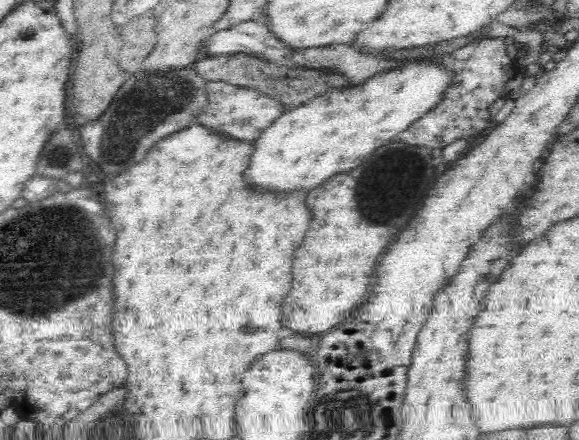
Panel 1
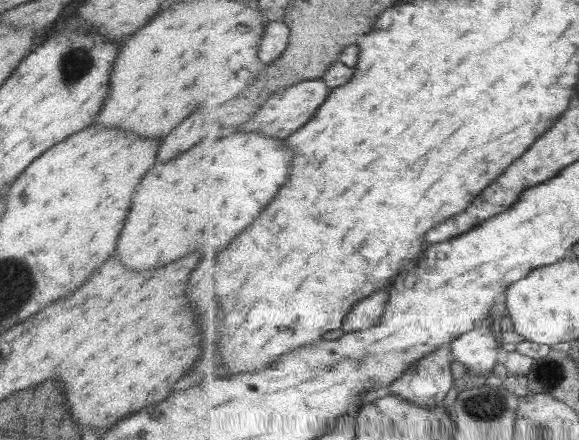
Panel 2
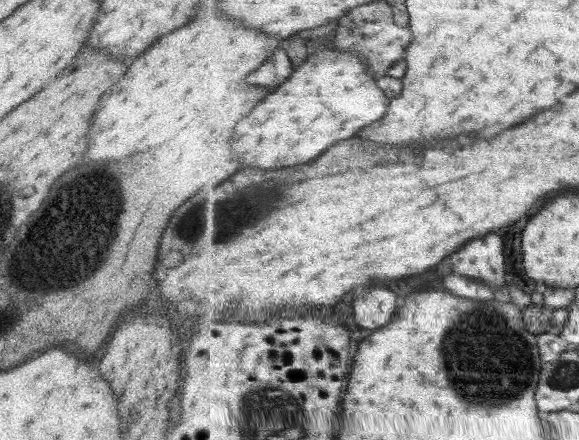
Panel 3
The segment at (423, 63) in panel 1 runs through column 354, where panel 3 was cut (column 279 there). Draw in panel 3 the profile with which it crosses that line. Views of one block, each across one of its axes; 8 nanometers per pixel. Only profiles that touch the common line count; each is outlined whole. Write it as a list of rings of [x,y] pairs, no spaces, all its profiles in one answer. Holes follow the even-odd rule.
[[[331,44],[323,48],[319,54],[313,54],[301,68],[294,69],[293,74],[279,86],[273,94],[269,94],[239,126],[237,126],[237,156],[245,166],[259,166],[263,170],[295,166],[301,162],[309,162],[320,157],[325,151],[337,144],[339,140],[347,140],[379,122],[390,104],[388,94],[378,85],[378,80],[370,75],[370,66],[364,58],[353,51],[340,51]]]

